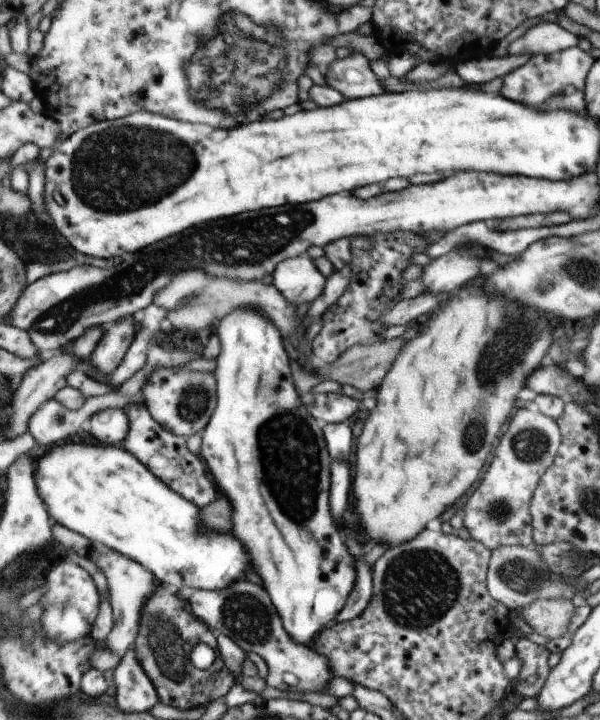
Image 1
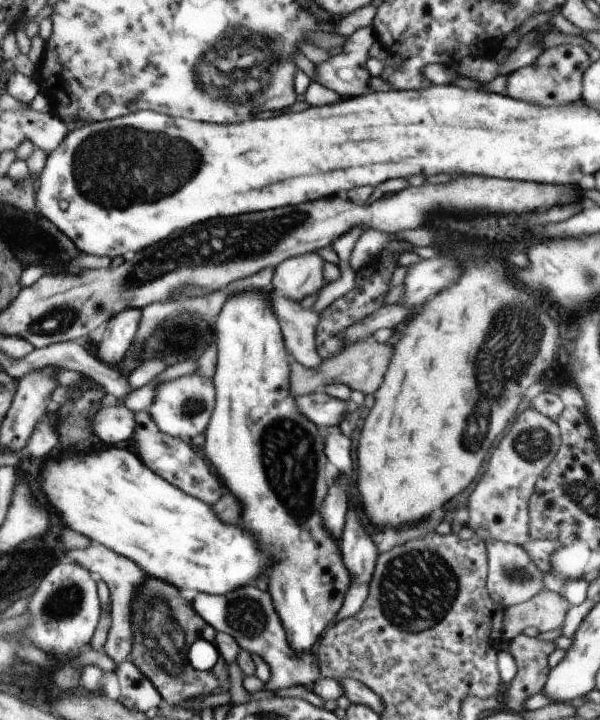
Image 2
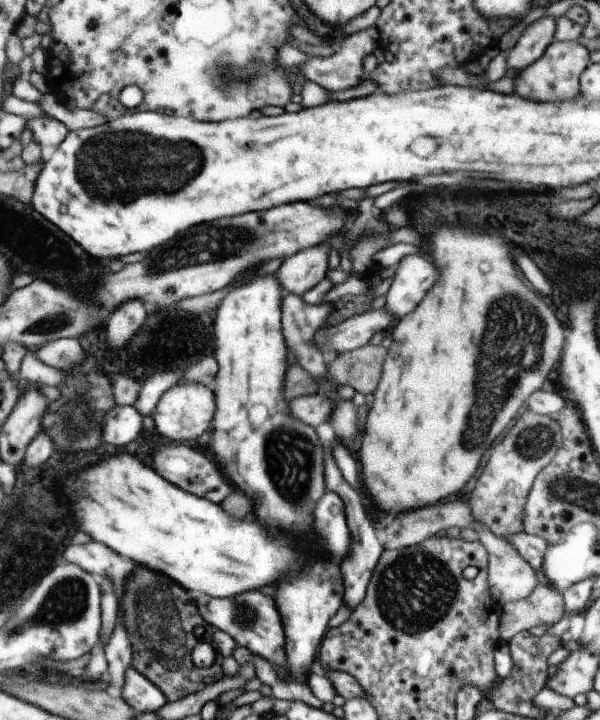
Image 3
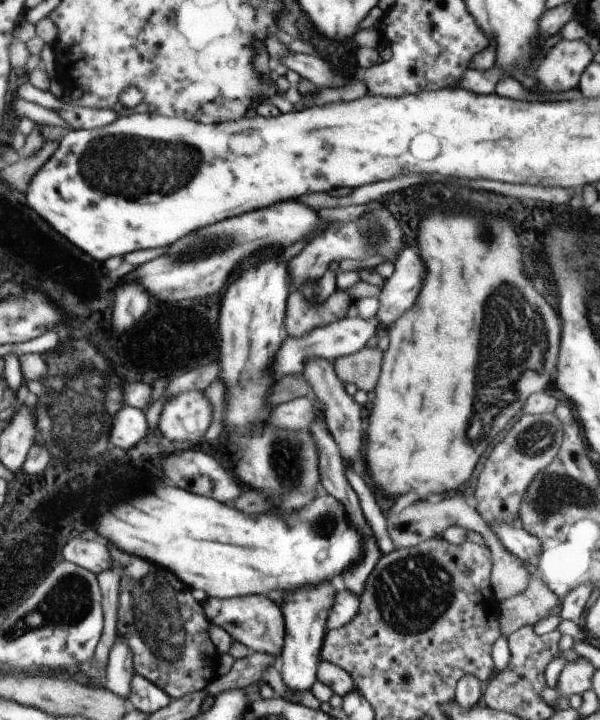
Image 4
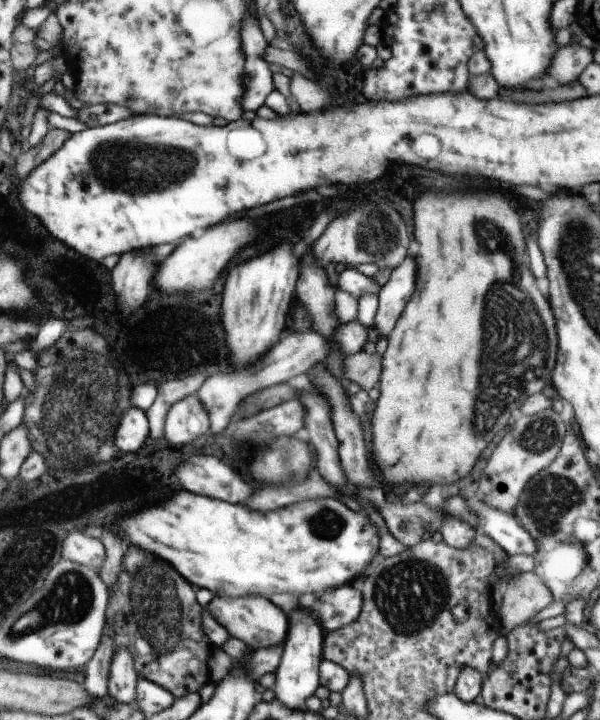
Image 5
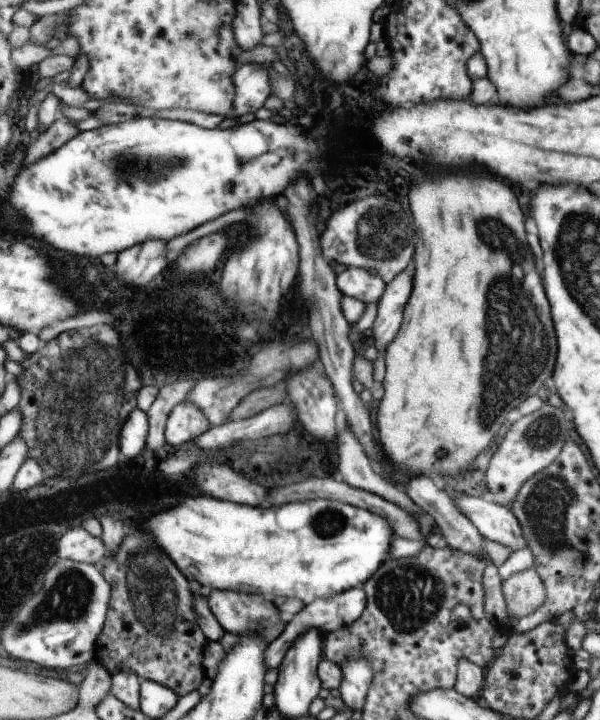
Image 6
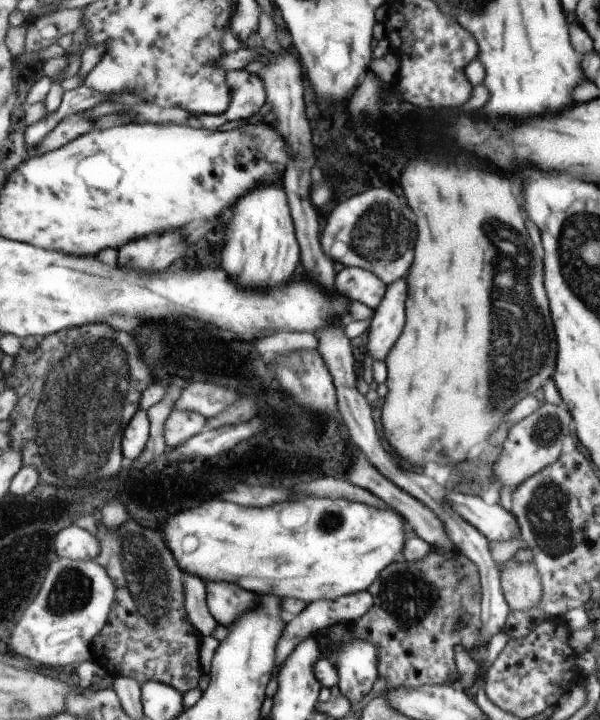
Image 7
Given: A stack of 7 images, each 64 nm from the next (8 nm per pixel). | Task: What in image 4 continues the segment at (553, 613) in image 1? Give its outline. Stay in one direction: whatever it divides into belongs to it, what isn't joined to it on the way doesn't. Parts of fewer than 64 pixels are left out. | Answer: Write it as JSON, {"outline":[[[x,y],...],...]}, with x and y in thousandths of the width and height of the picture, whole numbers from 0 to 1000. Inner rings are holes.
{"outline":[[[883,803],[878,817],[868,826],[855,826],[835,835],[833,876],[843,886],[868,871],[887,871],[895,861],[920,853],[933,842],[935,832],[918,825],[902,803]]]}

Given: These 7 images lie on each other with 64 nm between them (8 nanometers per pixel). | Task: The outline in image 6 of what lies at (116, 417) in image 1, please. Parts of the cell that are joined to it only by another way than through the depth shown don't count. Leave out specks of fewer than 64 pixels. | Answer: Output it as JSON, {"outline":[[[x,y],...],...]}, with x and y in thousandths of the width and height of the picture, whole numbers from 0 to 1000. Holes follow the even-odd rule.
{"outline":[[[228,565],[202,596],[202,628],[205,633],[242,631],[247,606],[247,579],[240,569]]]}

